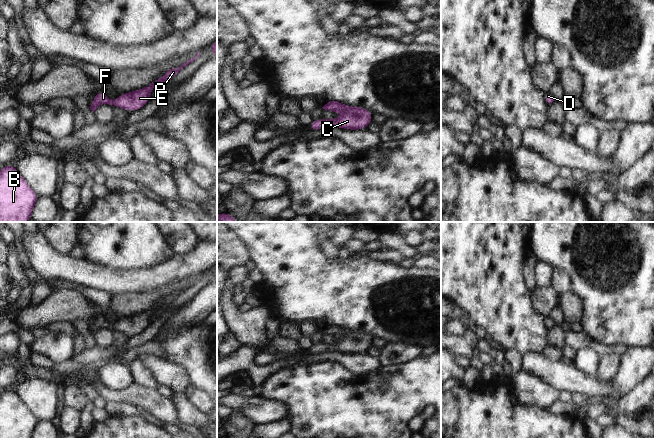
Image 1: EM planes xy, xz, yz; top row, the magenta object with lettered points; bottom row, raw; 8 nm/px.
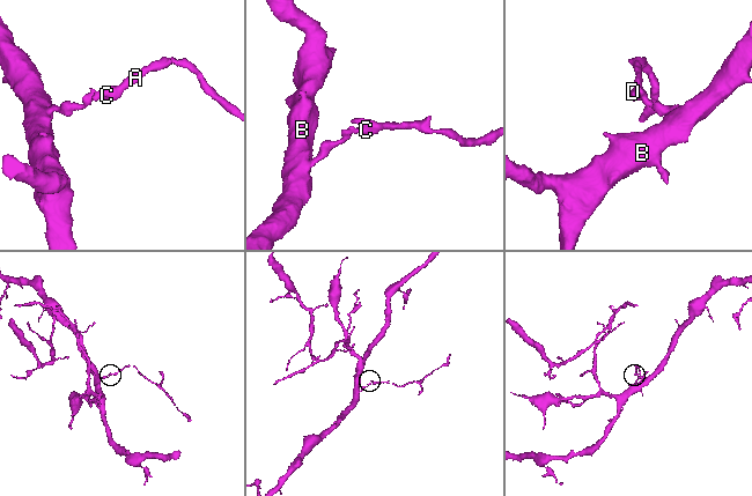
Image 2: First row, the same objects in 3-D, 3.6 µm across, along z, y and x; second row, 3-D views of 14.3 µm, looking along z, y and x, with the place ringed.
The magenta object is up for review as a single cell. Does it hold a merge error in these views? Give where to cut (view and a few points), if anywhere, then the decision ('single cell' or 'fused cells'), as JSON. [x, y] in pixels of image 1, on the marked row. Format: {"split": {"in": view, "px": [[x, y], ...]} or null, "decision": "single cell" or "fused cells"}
{"split": null, "decision": "single cell"}

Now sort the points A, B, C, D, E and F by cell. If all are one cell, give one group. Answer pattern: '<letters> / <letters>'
A B C D E F

